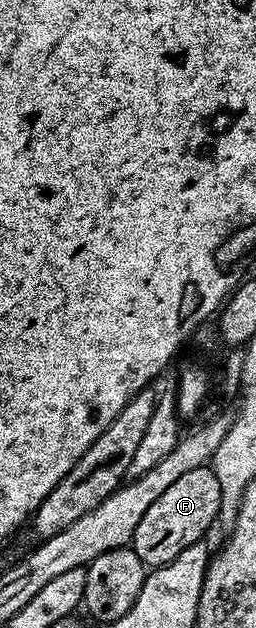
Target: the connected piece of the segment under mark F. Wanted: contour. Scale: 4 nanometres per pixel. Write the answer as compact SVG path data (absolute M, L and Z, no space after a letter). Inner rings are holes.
M194 469L185 471L177 483L172 483L159 498L153 502L153 507L145 511L141 523L137 523L137 531L133 535L130 548L143 560L144 566L158 567L177 559L185 547L204 540L225 502L221 495L221 483L217 483L217 475L210 469Z

